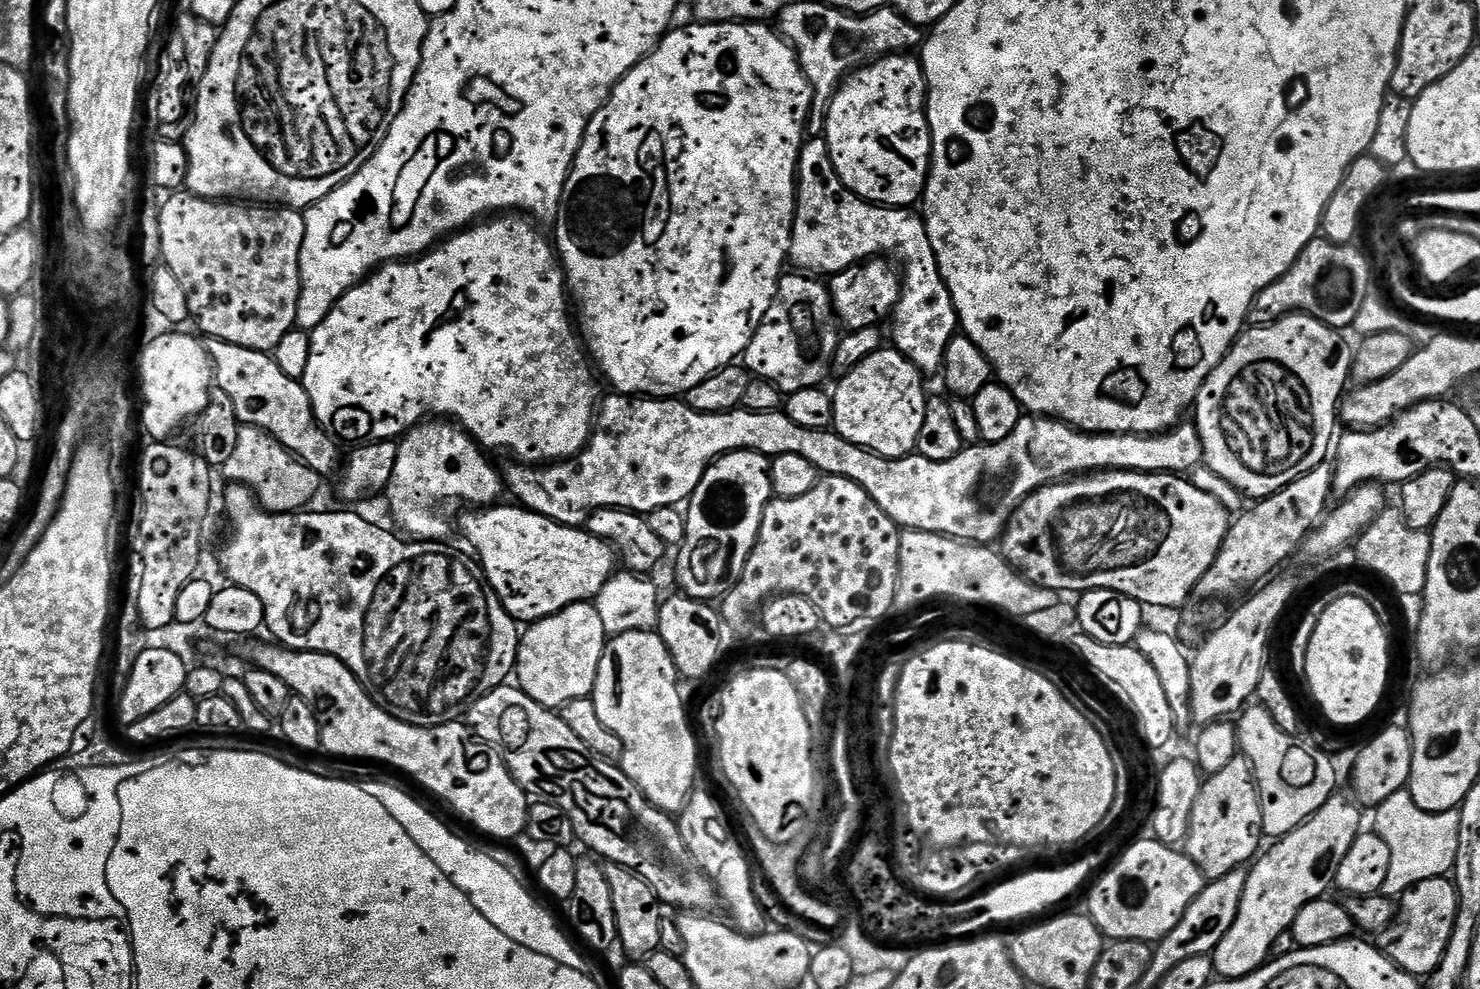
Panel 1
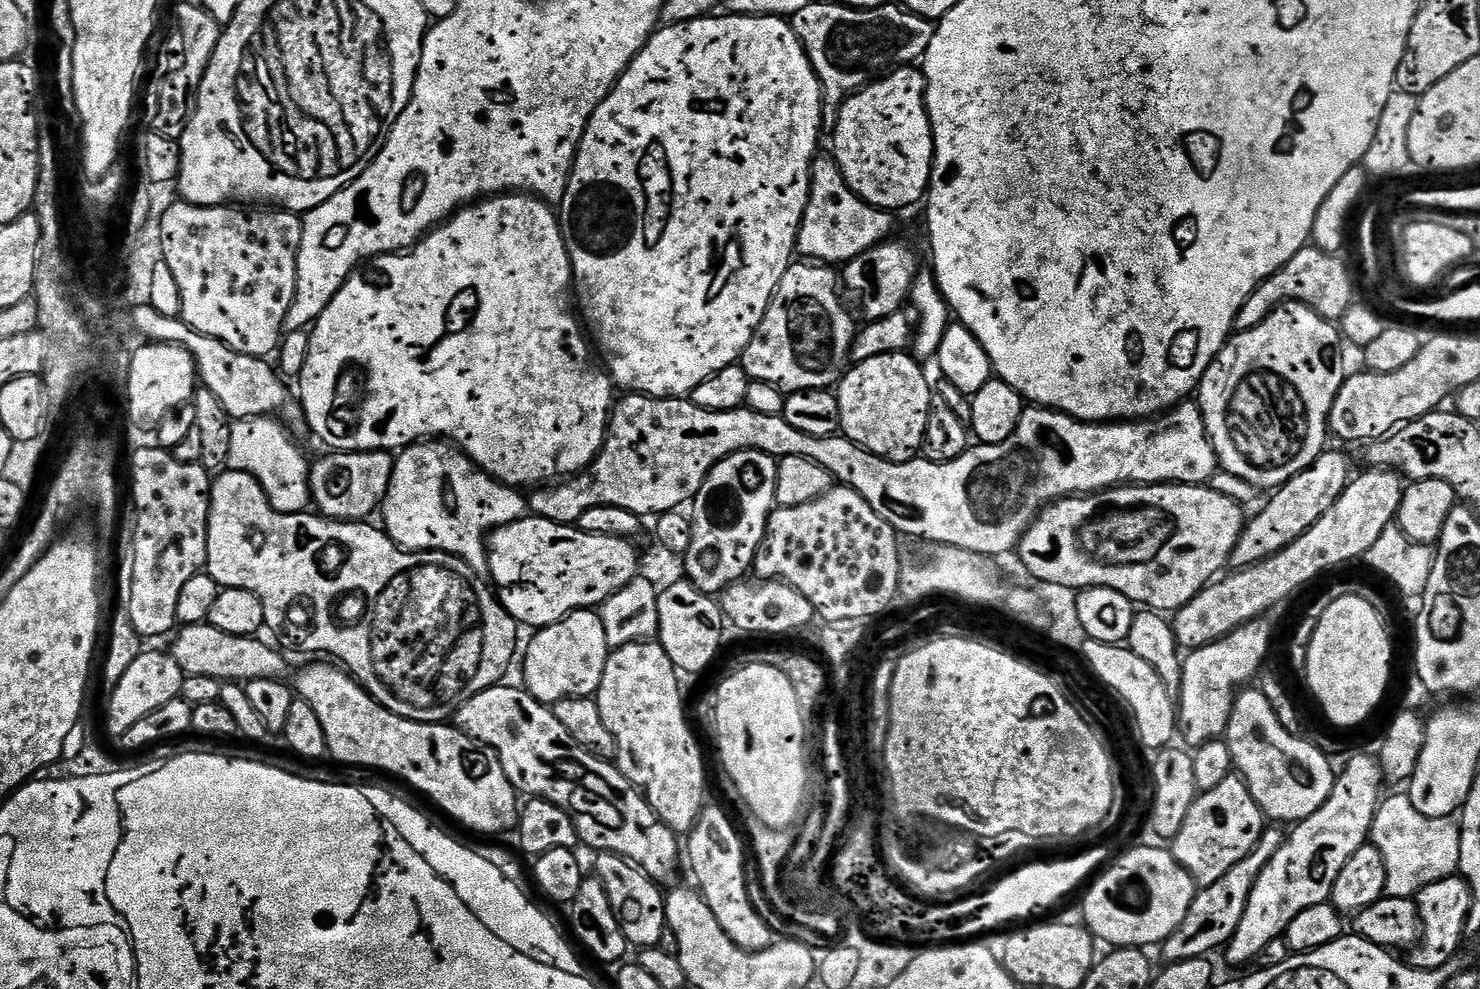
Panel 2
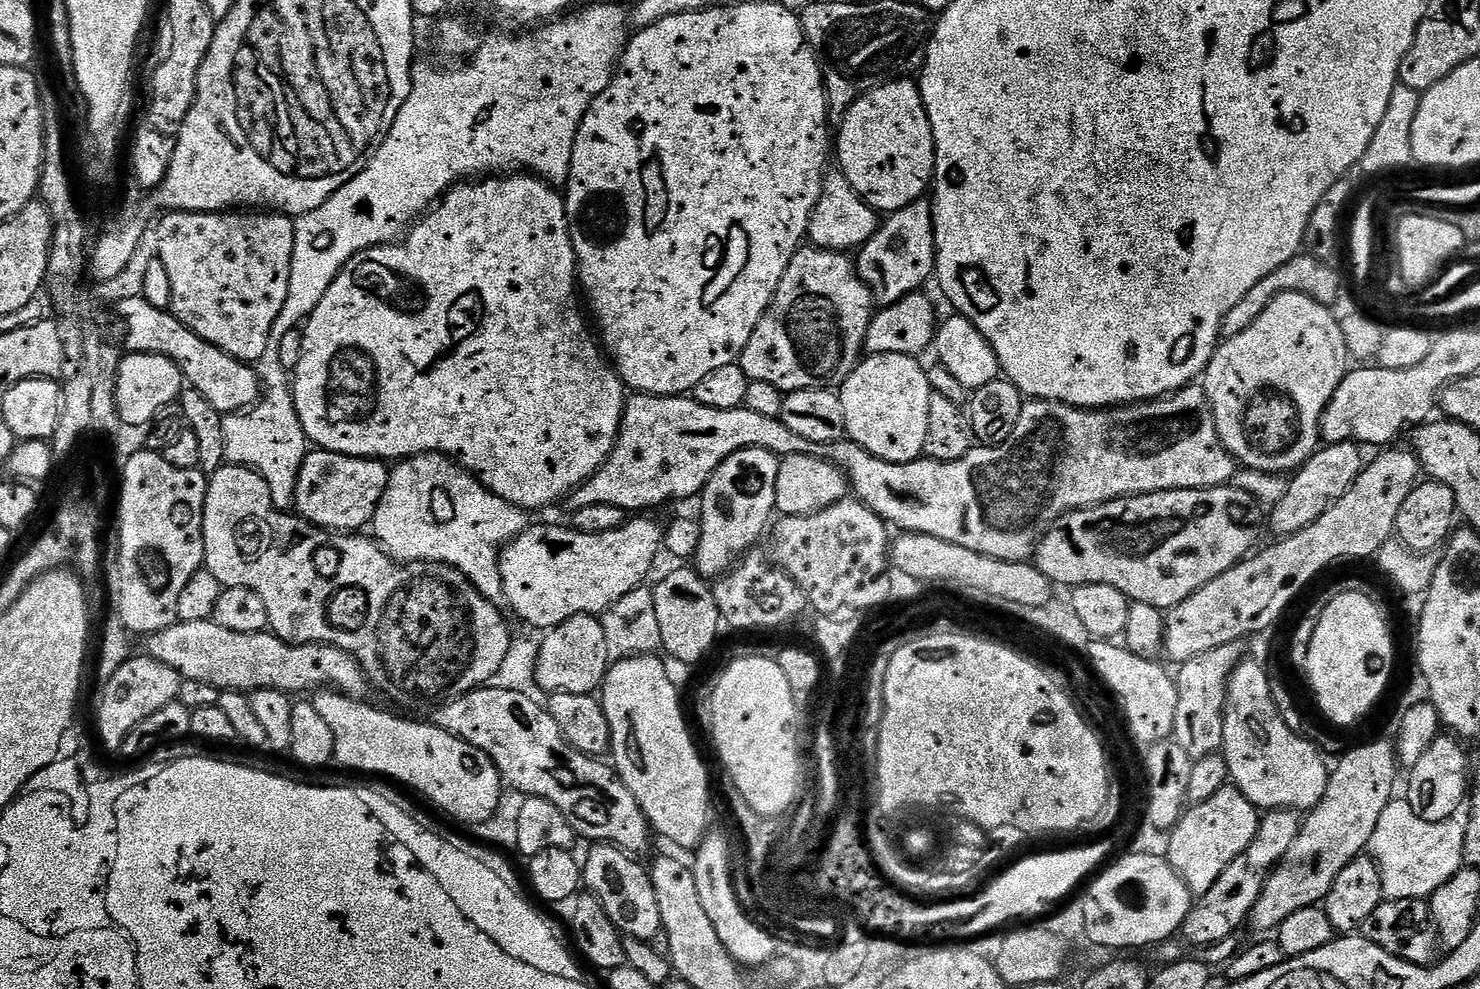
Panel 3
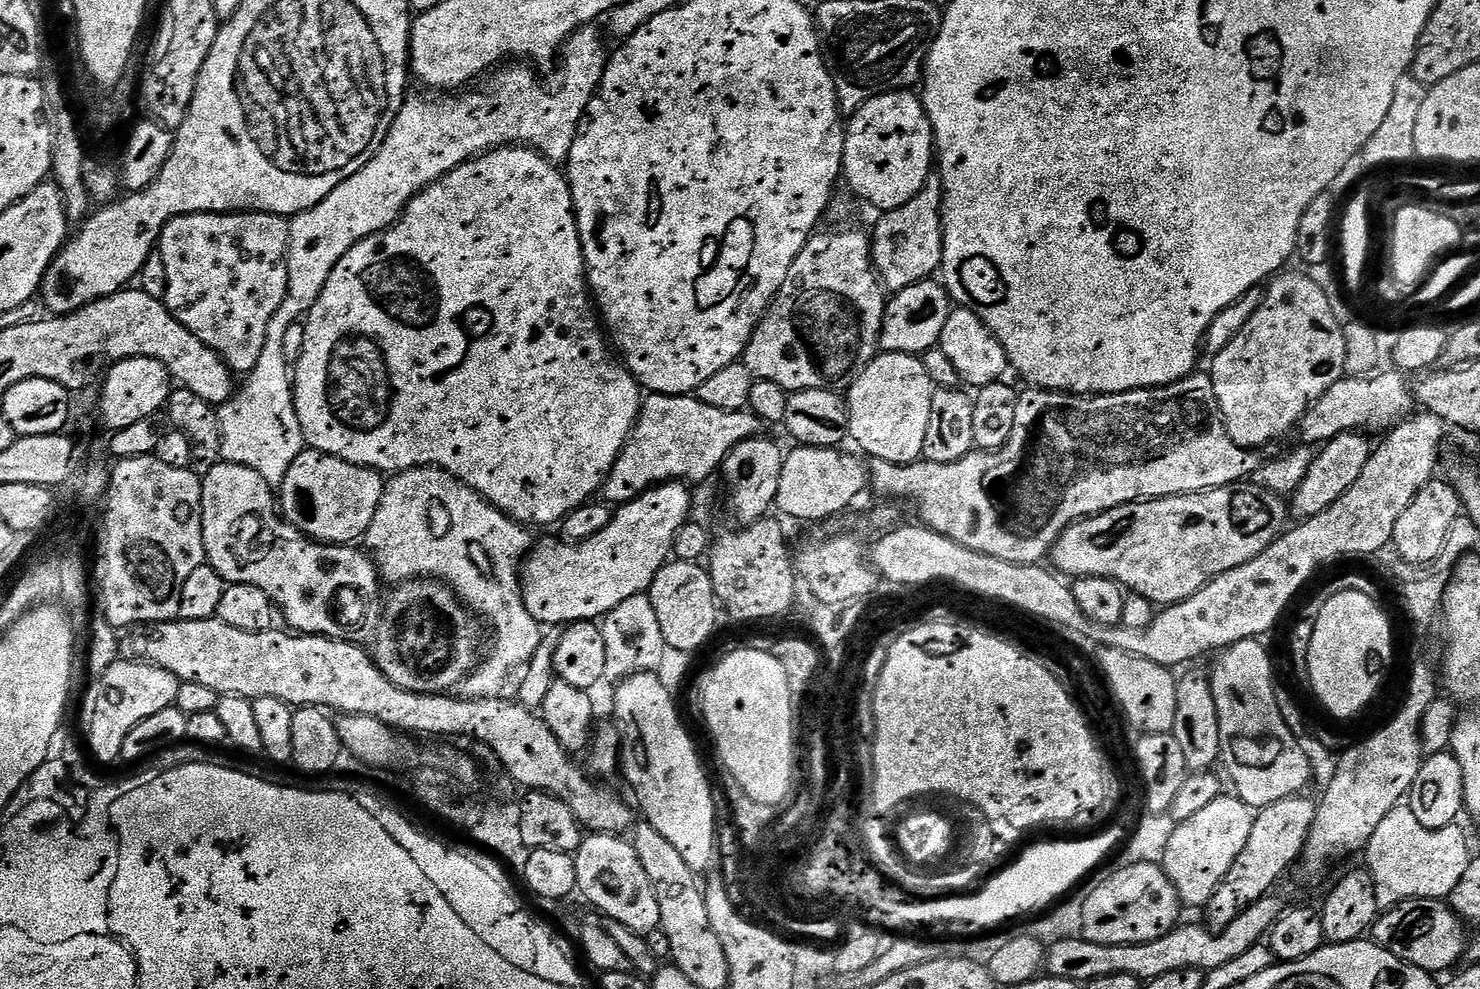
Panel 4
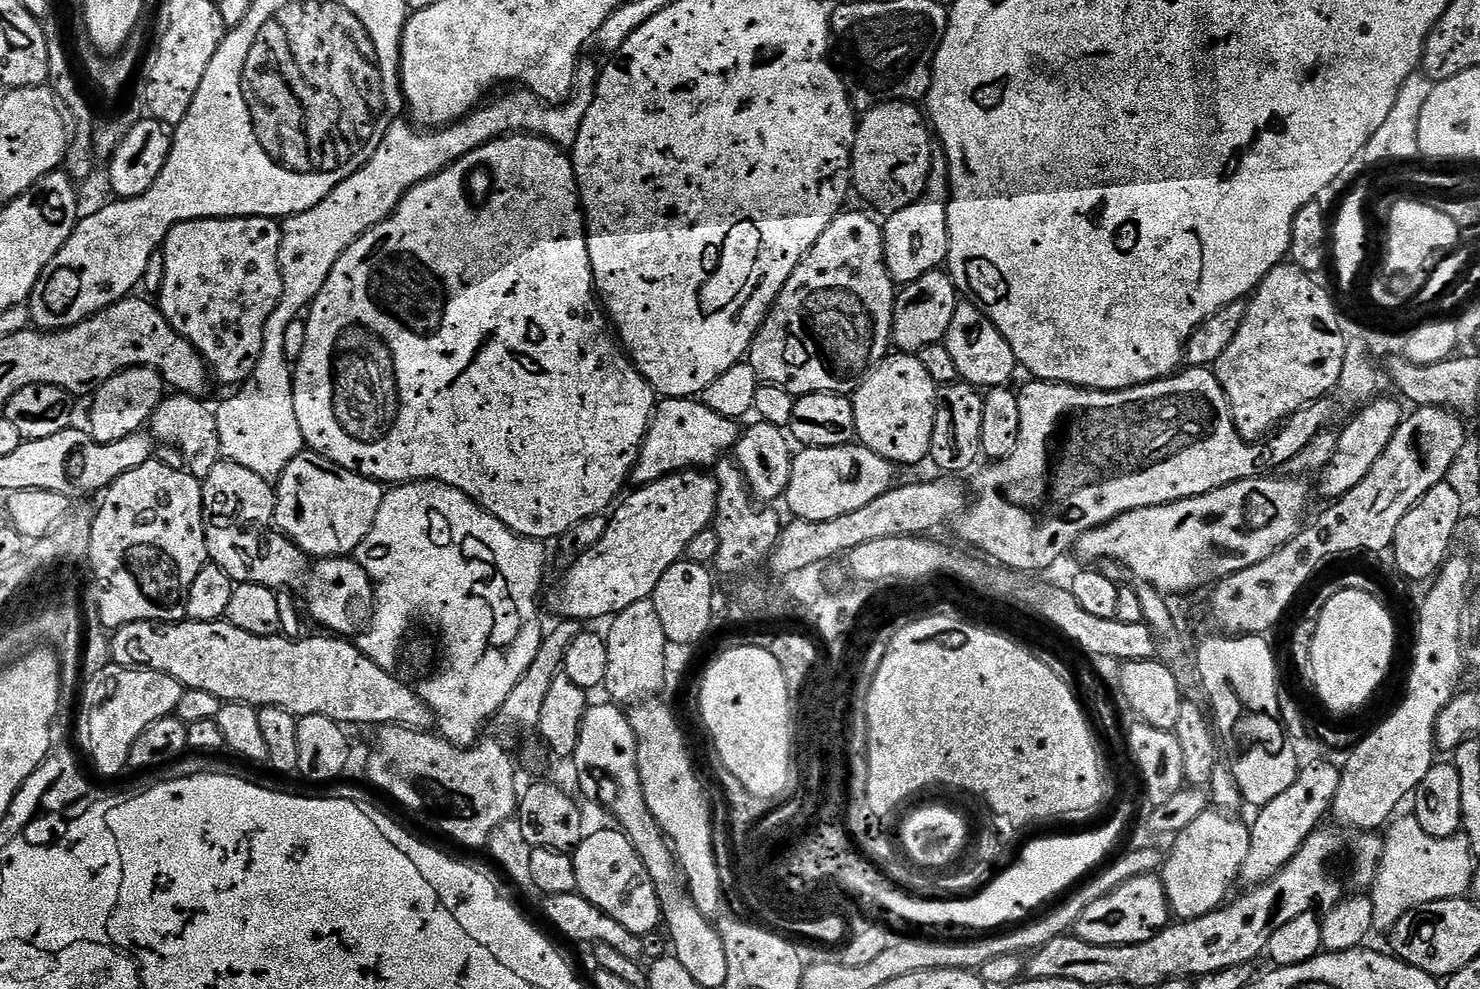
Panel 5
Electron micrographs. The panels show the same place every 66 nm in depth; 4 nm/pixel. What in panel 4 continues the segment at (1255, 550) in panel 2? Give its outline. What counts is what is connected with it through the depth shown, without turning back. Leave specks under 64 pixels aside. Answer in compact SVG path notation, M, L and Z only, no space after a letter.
M1355 431L1343 432L1319 449L1320 456L1318 452L1306 478L1302 478L1302 486L1298 486L1298 490L1290 497L1290 512L1297 521L1303 522L1322 514L1327 508L1334 506L1334 502L1338 502L1338 498L1342 498L1342 494L1346 494L1350 486L1354 486L1354 482L1358 482L1358 474L1362 474L1374 447L1373 441L1367 439L1371 440L1367 435L1357 434Z

